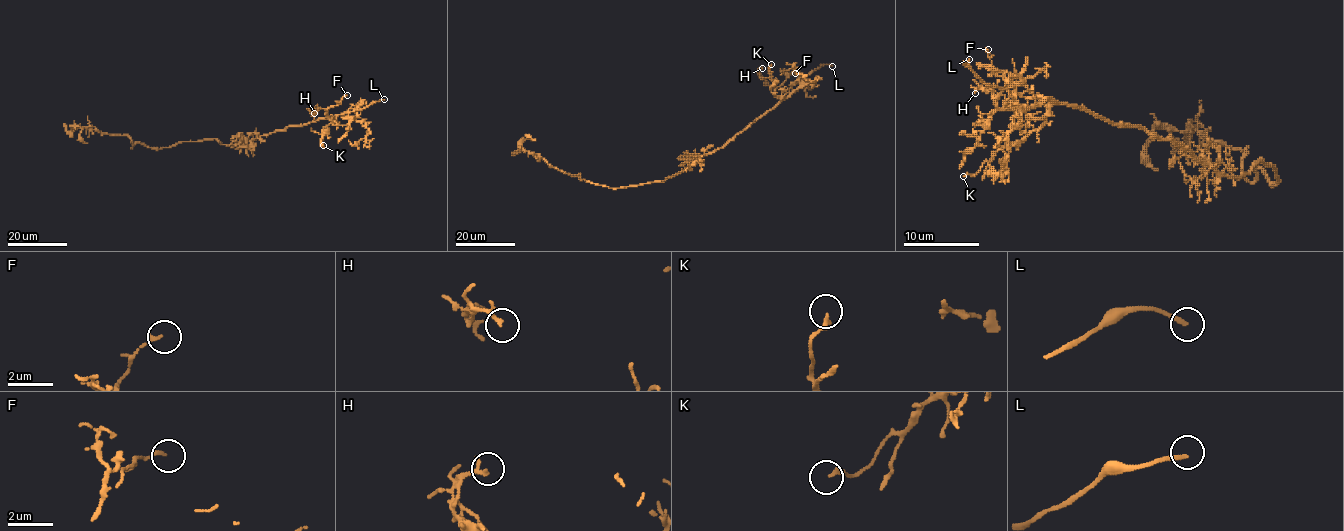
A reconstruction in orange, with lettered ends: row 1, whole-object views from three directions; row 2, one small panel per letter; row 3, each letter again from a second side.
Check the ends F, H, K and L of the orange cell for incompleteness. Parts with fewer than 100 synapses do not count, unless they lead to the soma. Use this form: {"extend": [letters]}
{"extend": ["L"]}

